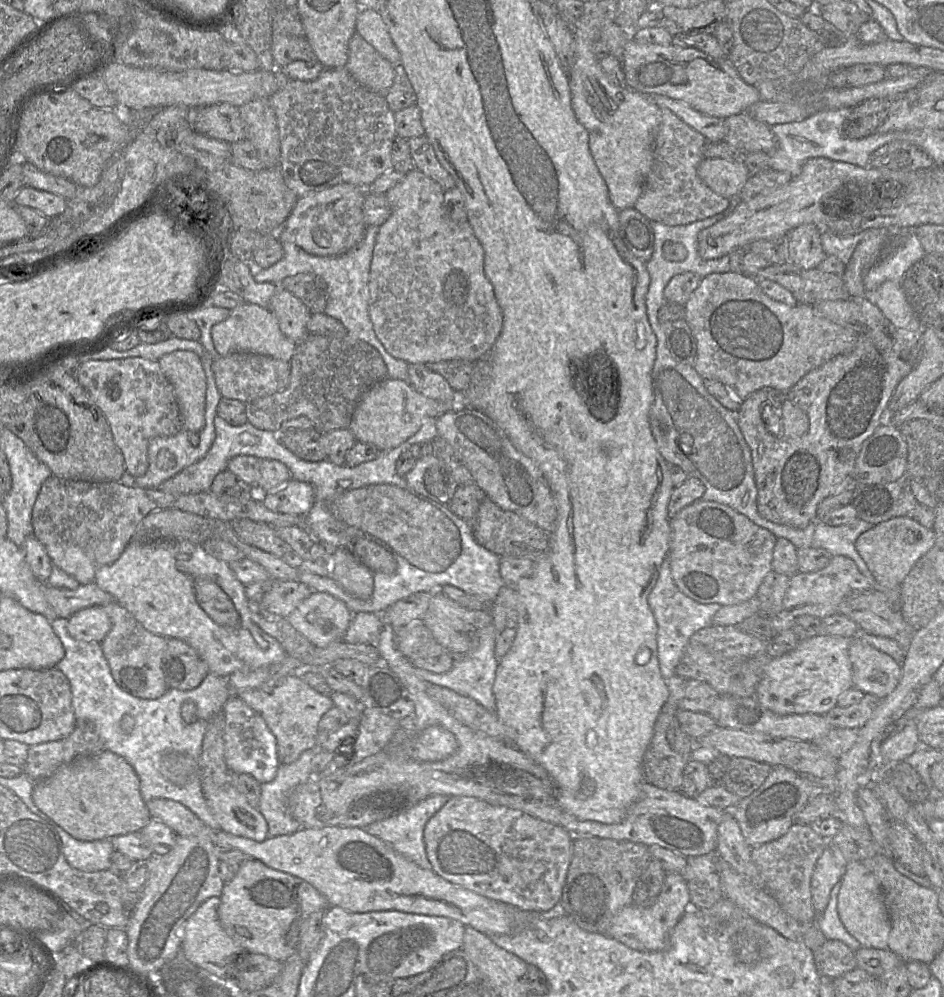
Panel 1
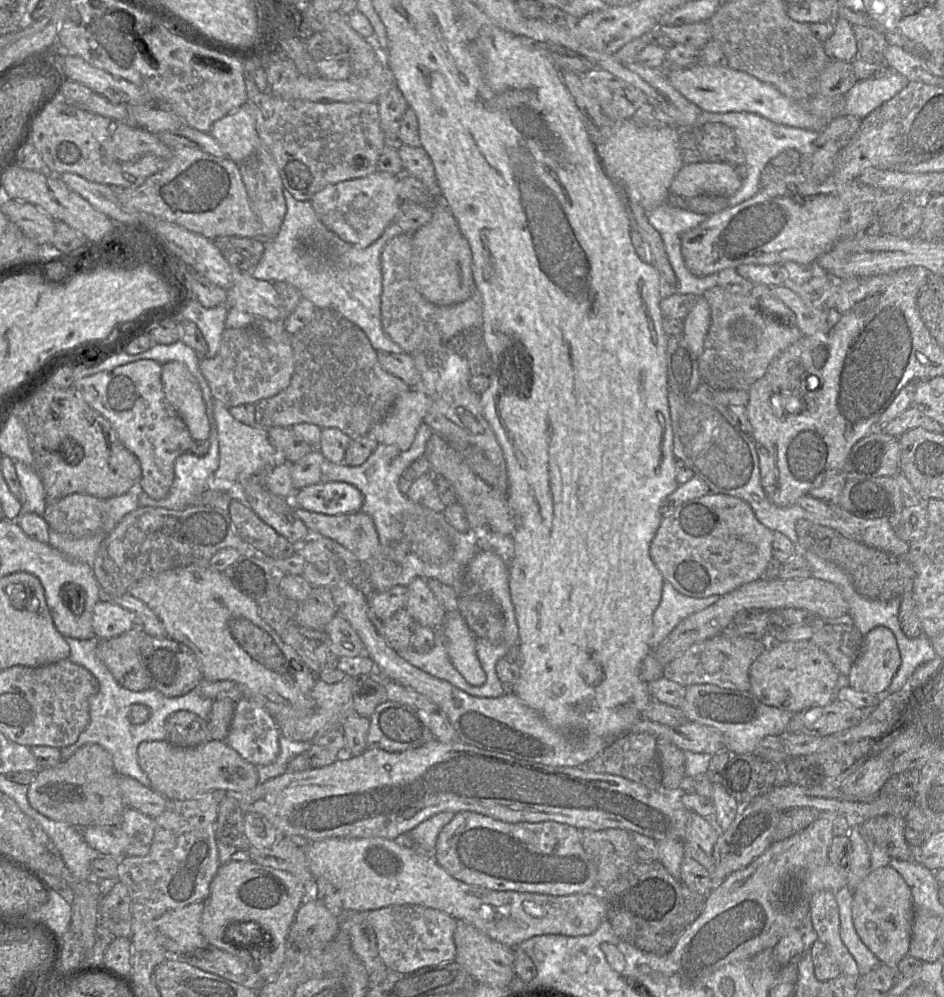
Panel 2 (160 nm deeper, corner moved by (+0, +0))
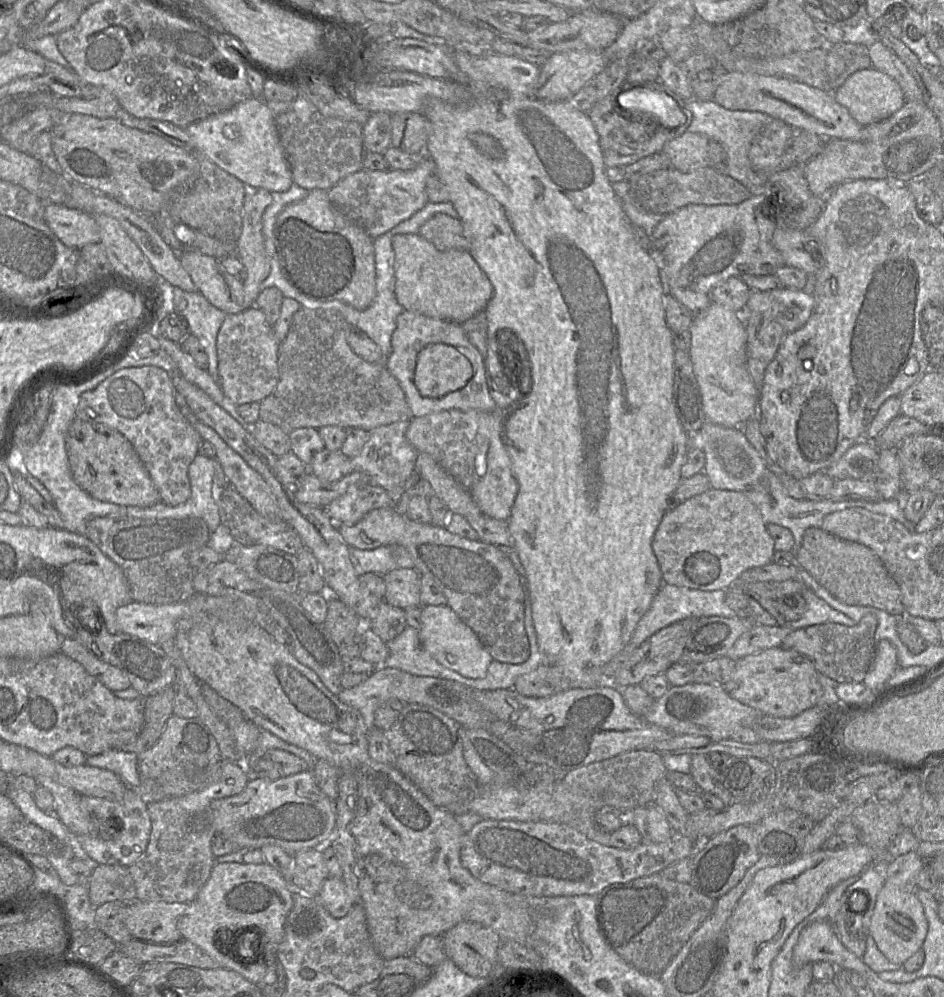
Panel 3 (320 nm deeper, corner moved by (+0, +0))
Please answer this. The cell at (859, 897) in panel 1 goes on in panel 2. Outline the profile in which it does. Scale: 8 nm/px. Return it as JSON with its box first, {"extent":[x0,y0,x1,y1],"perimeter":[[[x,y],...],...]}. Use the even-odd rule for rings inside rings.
{"extent":[852,866,914,966],"perimeter":[[[891,866],[874,870],[853,891],[852,917],[856,932],[882,963],[898,966],[908,955],[914,914],[911,889]]]}

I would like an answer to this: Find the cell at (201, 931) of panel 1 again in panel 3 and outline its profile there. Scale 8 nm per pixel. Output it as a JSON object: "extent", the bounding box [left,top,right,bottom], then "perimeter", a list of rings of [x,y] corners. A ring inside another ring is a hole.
{"extent":[125,901,189,944],"perimeter":[[[132,901],[126,905],[125,926],[133,939],[155,944],[171,944],[182,940],[177,920],[189,903]]]}

